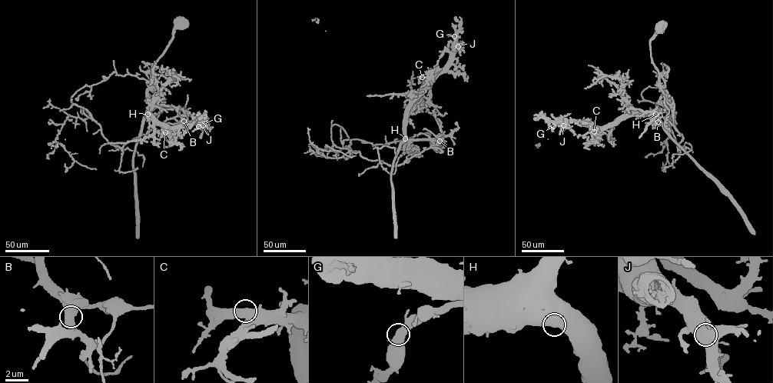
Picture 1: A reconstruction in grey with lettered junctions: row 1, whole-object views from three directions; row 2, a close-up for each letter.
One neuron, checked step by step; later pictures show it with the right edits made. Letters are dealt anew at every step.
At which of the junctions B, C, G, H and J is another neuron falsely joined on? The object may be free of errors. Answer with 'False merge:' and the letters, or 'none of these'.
False merge: B

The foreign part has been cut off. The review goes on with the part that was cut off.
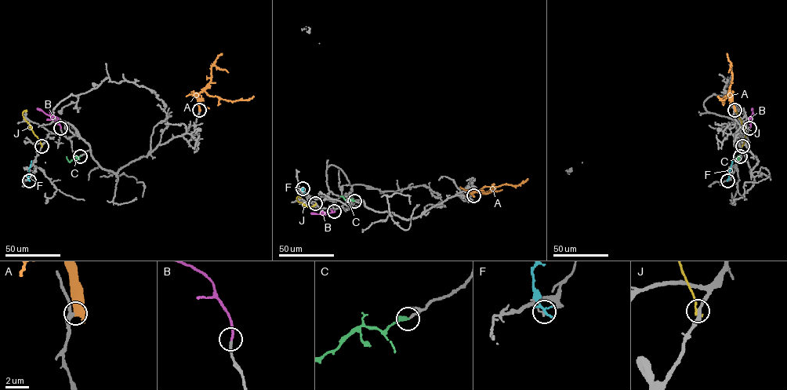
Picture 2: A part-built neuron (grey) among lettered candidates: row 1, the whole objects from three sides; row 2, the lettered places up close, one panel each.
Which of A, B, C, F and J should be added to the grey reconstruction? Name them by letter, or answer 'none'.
B, C

